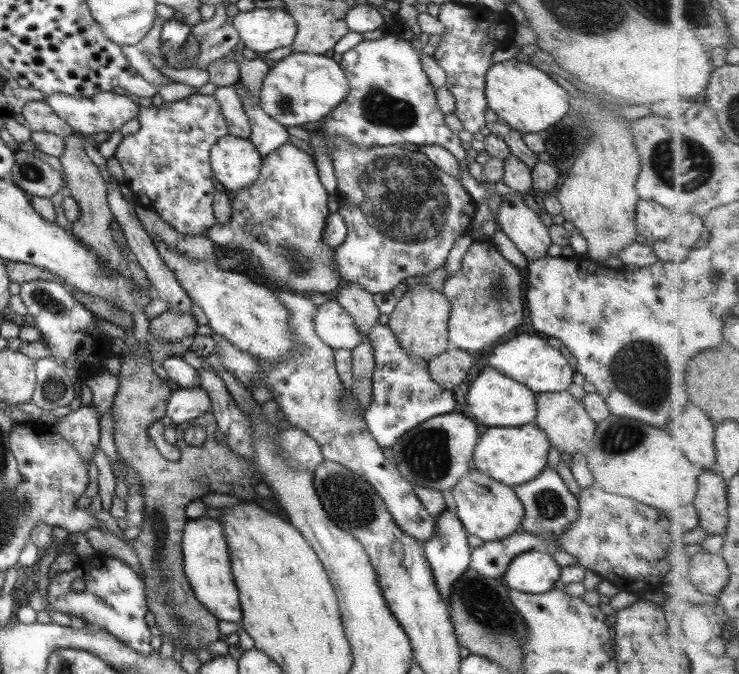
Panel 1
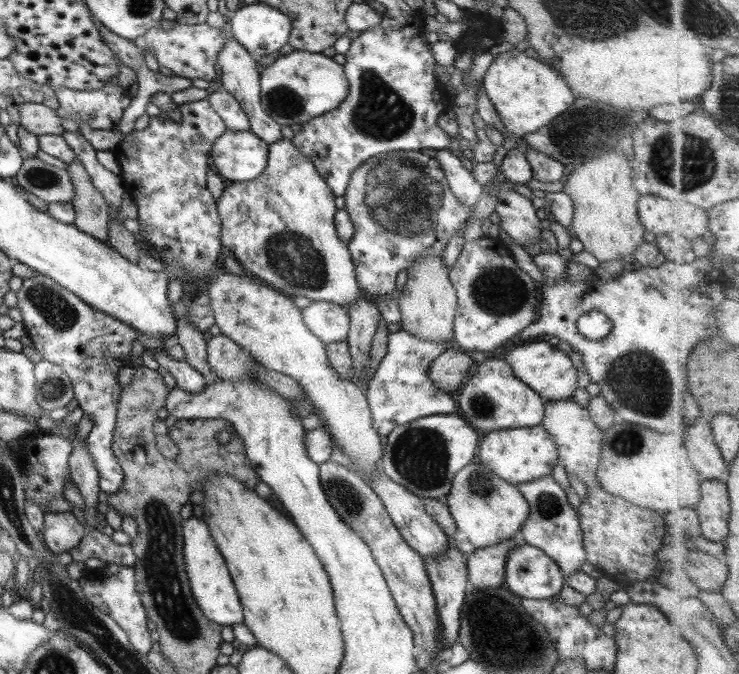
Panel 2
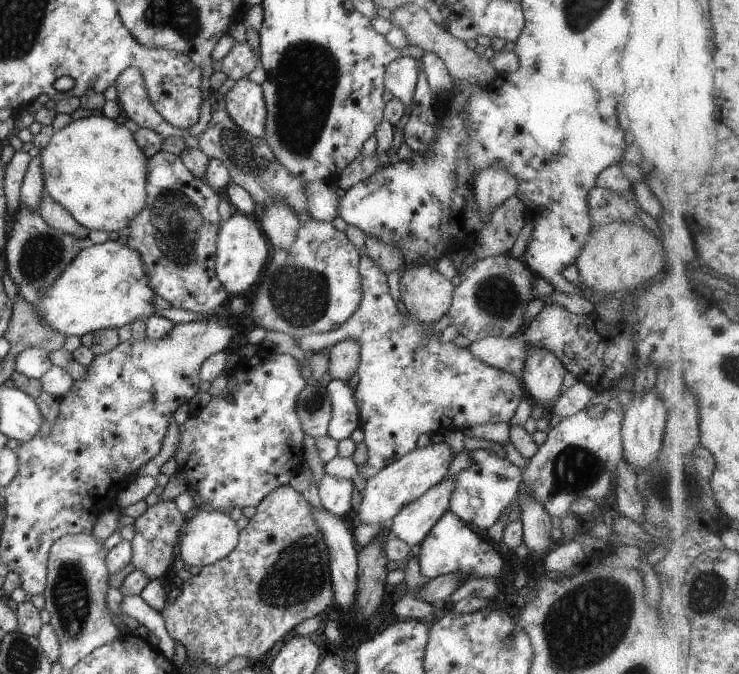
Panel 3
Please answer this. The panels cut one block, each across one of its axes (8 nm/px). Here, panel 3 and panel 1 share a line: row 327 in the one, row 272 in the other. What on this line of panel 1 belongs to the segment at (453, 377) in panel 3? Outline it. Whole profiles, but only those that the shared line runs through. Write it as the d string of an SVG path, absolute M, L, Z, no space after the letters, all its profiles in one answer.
M334 139L325 144L327 149L327 155L331 159L331 165L333 165L333 175L335 175L335 183L337 183L337 214L343 217L345 223L346 234L343 242L334 249L333 254L333 267L337 269L341 280L346 282L357 282L363 290L369 292L369 294L391 293L391 290L403 282L406 278L413 276L423 276L427 273L438 272L443 268L446 262L446 256L451 250L452 244L455 243L455 239L465 234L465 231L469 225L471 225L471 217L475 213L476 204L472 198L465 192L465 189L461 187L461 184L455 178L447 176L447 173L441 172L427 157L419 151L409 151L404 147L395 146L373 146L373 148L367 148L367 150L359 150L355 148L352 143L347 143L344 139Z

